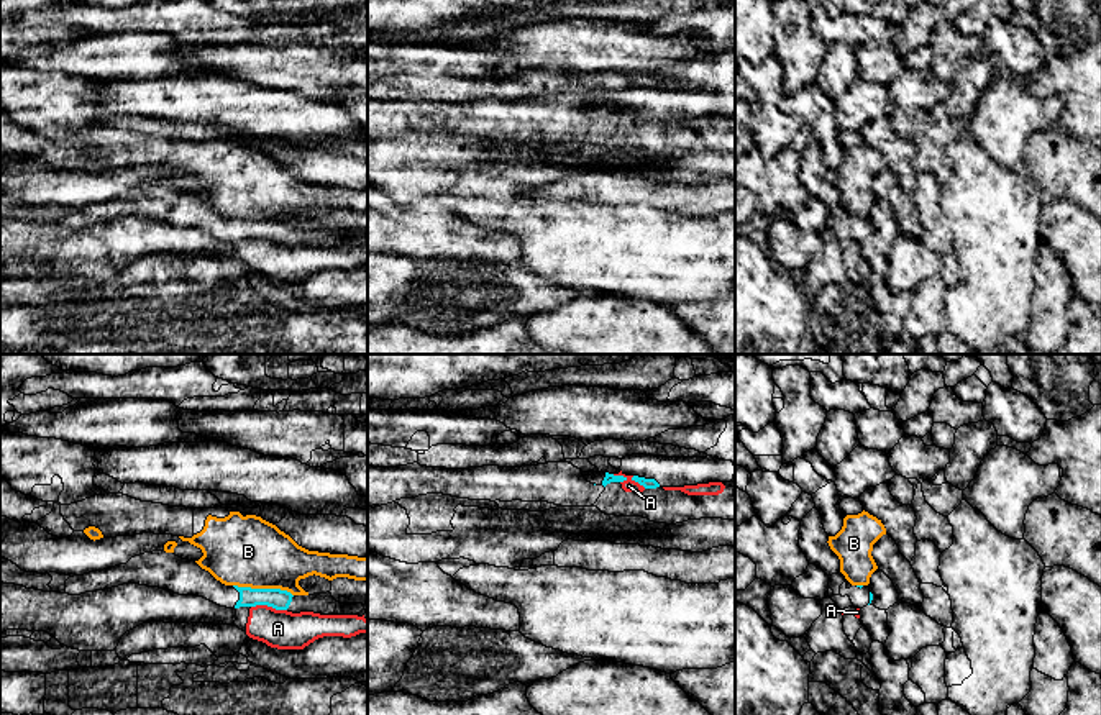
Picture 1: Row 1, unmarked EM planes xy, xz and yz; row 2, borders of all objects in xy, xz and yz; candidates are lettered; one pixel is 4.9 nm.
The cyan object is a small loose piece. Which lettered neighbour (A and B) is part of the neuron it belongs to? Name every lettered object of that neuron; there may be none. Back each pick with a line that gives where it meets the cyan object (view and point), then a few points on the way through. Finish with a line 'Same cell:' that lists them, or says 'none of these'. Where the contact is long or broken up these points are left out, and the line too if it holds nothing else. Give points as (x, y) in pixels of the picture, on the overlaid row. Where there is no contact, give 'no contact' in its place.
Same cell: none of these

